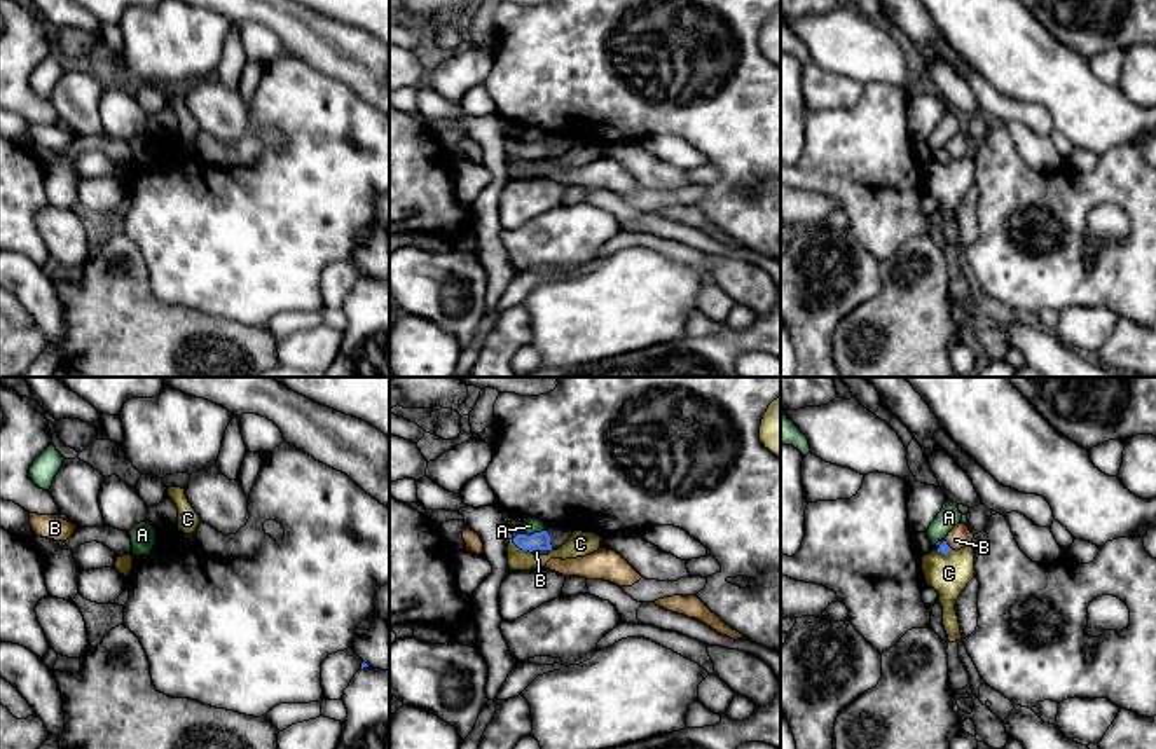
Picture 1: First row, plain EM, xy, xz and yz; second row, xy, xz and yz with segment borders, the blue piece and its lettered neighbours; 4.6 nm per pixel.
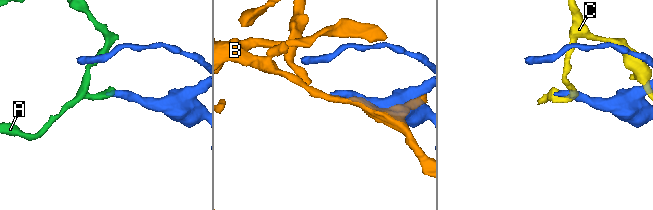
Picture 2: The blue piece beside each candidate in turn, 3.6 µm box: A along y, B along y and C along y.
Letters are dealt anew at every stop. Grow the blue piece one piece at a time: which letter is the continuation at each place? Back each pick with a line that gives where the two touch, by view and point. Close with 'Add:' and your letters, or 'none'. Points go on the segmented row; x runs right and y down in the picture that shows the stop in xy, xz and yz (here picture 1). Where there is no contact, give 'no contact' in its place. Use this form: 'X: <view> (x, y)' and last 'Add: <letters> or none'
Add: none

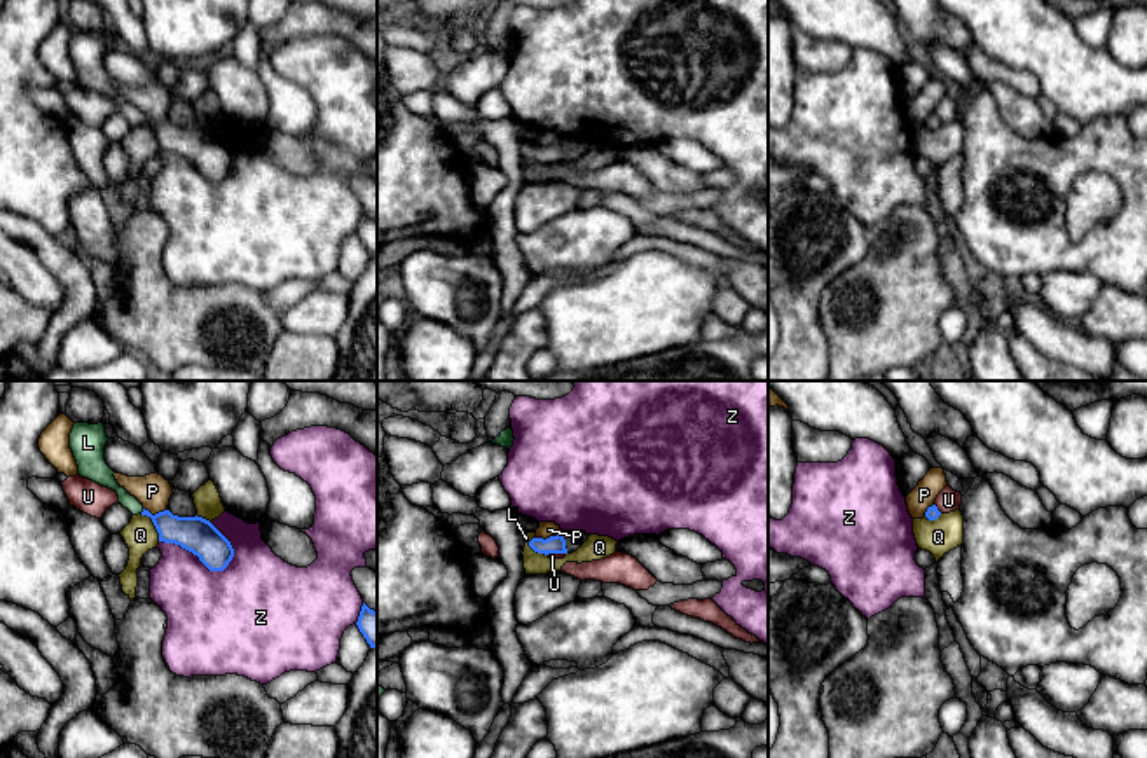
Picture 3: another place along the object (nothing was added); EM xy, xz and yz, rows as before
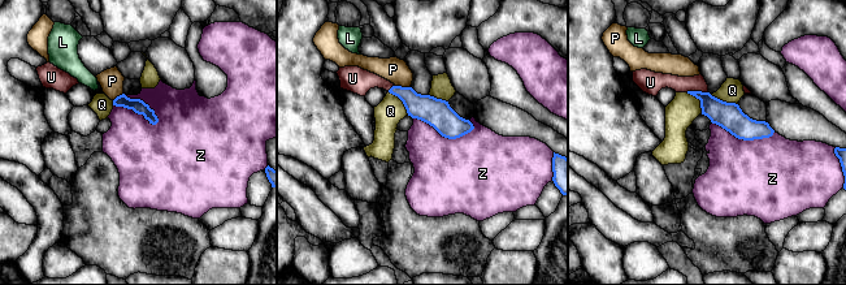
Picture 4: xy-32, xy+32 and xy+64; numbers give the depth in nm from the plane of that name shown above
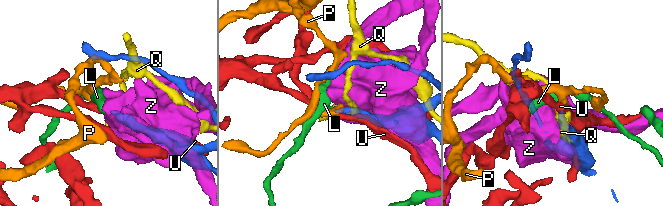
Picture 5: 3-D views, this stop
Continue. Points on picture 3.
L: xy (144, 510)
Add: L

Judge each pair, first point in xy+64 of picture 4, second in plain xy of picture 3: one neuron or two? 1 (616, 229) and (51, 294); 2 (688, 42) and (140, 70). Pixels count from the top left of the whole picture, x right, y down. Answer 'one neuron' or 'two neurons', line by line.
1: one neuron
2: two neurons

